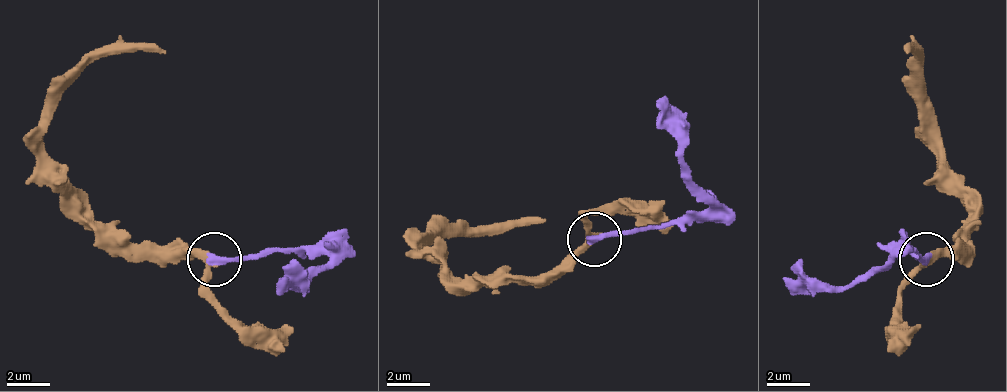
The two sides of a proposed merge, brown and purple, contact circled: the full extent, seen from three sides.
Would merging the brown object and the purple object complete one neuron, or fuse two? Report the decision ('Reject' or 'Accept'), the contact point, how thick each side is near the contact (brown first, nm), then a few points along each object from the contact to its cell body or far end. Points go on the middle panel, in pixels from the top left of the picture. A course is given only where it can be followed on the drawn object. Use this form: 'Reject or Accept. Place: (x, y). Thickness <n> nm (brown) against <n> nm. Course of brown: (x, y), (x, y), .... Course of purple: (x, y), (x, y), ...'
Accept. Place: (594, 239). Thickness 300 nm (brown) against 360 nm. Course of brown: (593, 237), (544, 275), (512, 275), (479, 286), (463, 286), (420, 248), (469, 232), (544, 221). Course of purple: (593, 237), (685, 227), (706, 210), (685, 162), (679, 119), (658, 97)

